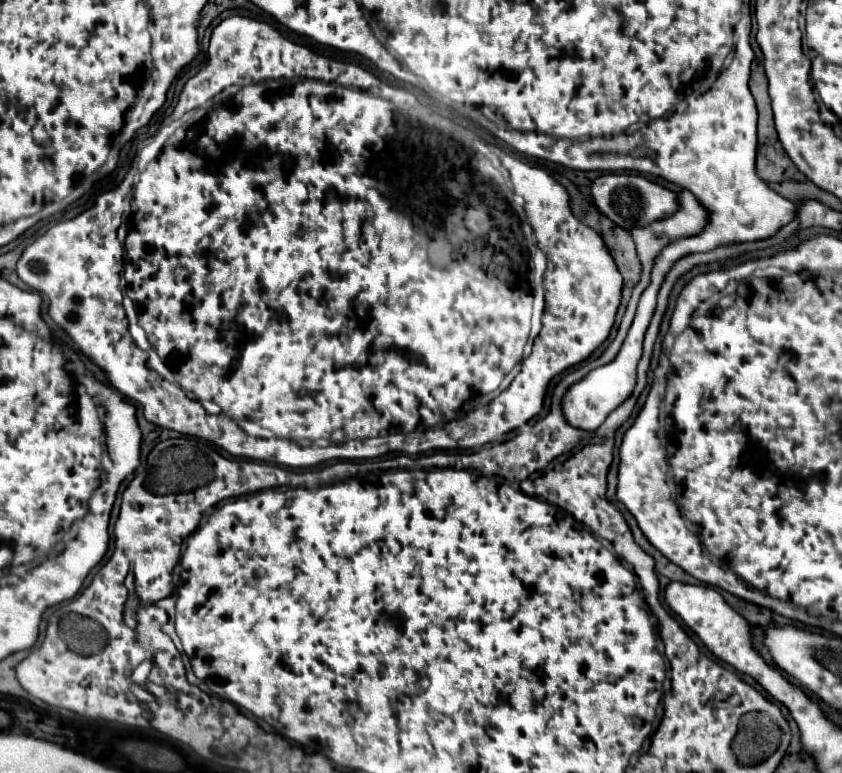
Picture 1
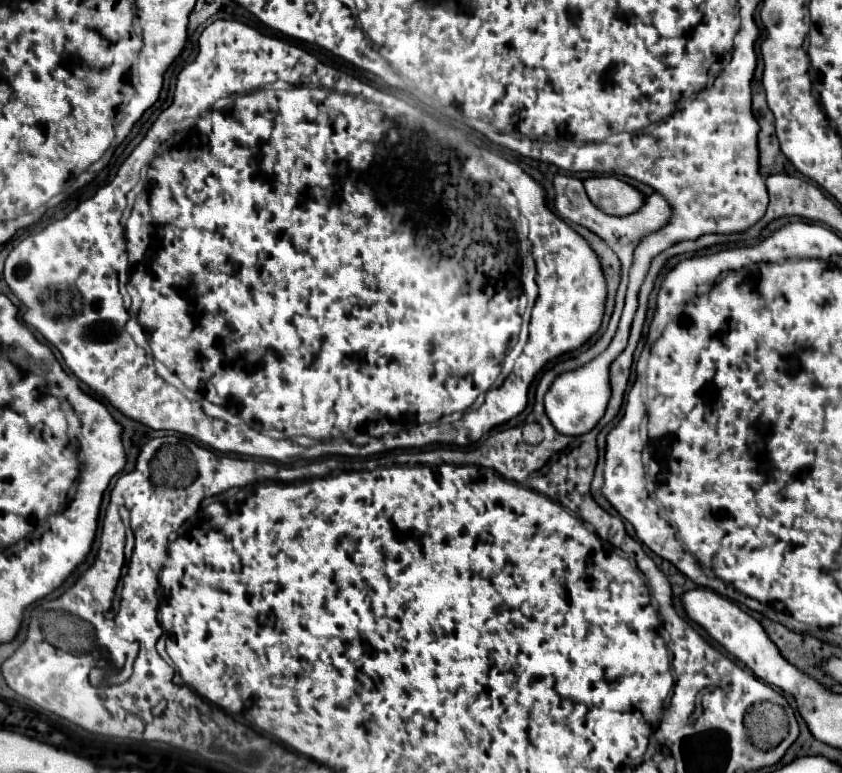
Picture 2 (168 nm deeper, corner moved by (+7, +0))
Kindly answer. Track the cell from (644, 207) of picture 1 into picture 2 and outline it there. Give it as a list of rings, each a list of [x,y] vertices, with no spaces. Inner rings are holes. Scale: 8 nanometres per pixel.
[[[613,175],[589,177],[583,183],[593,205],[597,205],[607,215],[623,217],[643,205],[643,195],[635,187],[627,185],[625,181]]]

